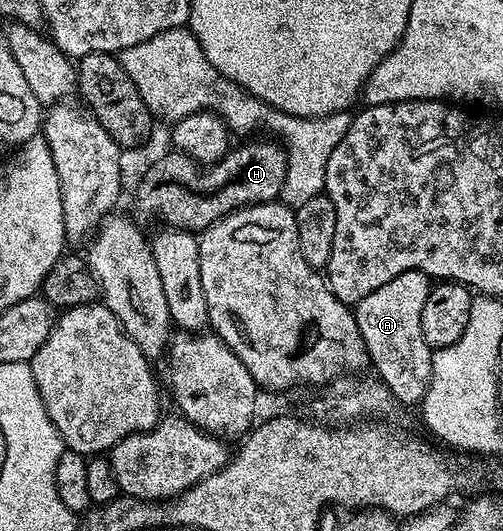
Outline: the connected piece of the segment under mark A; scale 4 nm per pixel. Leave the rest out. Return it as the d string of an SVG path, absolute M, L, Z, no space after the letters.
M400 272L400 276L388 280L388 284L380 284L376 292L368 292L353 307L373 373L392 392L395 403L401 405L403 402L417 407L432 380L434 351L424 340L424 328L420 328L420 312L424 312L424 300L428 300L431 285L432 279L424 272Z

